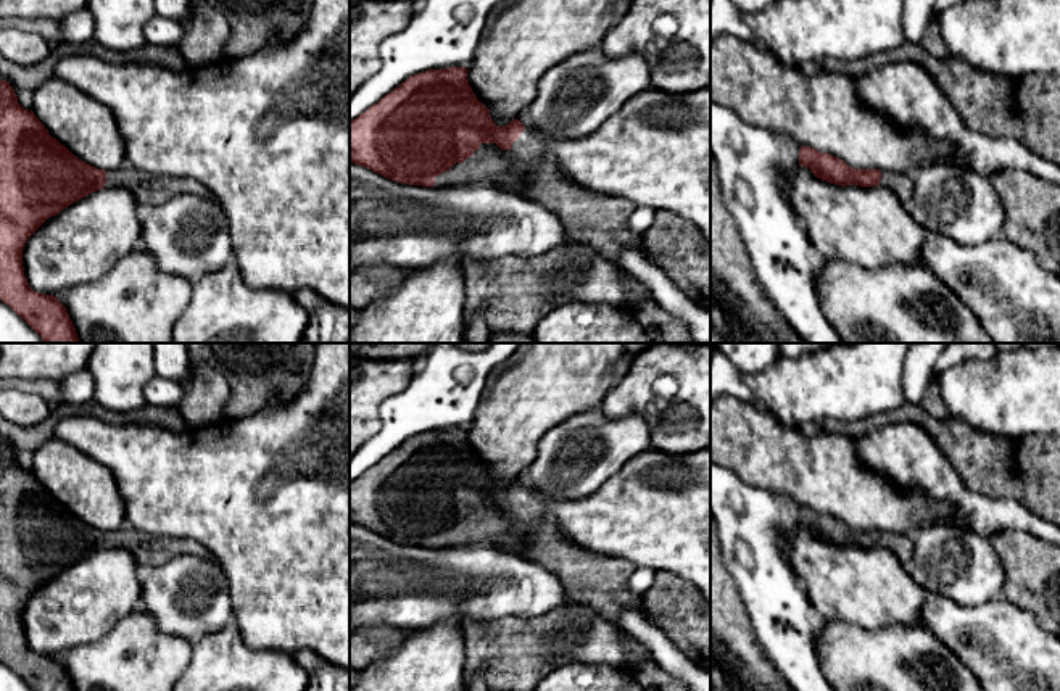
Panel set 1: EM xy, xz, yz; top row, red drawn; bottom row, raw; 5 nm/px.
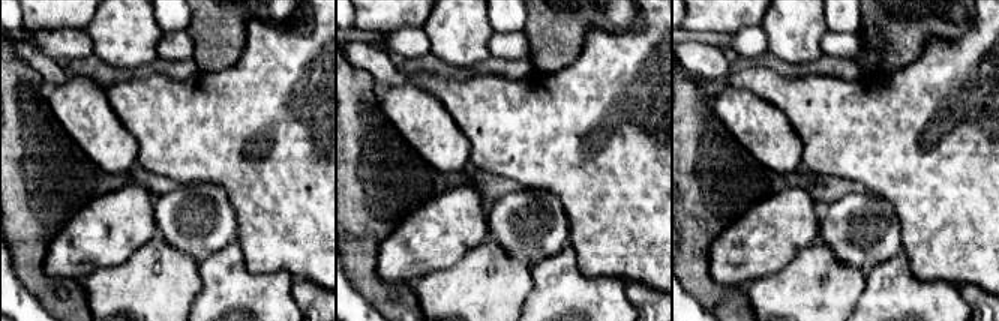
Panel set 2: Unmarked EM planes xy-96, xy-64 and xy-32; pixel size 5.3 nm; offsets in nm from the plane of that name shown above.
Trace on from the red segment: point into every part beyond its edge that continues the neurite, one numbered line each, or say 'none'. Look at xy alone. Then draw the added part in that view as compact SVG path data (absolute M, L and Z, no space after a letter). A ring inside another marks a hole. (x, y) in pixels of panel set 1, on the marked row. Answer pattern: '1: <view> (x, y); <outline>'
1: xy (150, 190); M127 164L106 171L105 188L129 190L142 209L159 206L179 195L213 197L205 185L187 177L153 176Z

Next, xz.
1: xz (600, 221); M525 127L511 150L496 143L482 143L464 163L435 177L438 187L464 184L507 182L509 172L522 172L530 200L553 213L570 242L586 245L628 275L615 258L622 248L633 248L646 256L641 235L630 226L636 205L627 198L601 195L572 182L557 171L556 159L546 151L532 129Z

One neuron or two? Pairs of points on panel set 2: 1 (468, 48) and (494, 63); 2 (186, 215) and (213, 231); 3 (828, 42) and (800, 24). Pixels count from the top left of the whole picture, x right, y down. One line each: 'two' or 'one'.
1: two
2: one
3: two

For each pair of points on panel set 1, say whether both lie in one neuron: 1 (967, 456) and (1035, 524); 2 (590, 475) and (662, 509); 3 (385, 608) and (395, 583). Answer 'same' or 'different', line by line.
1: different
2: different
3: same

